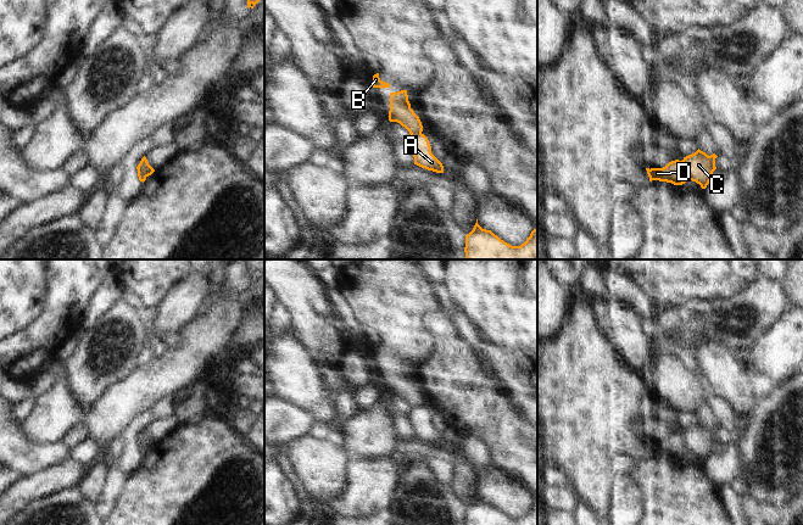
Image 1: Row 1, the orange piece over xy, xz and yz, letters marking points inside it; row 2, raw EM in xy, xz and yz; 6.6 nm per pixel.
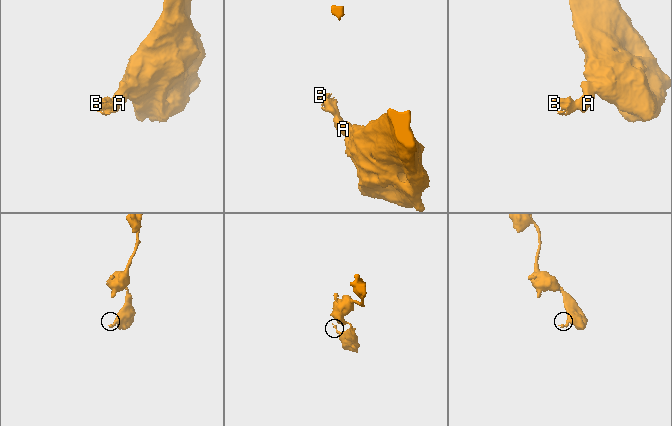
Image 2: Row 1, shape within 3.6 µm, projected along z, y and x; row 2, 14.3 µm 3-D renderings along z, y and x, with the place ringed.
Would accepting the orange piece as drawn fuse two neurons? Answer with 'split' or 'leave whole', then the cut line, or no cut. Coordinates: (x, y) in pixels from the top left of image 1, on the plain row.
split | yz (681, 434), (687, 451)

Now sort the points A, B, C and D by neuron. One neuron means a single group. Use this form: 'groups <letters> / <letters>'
groups A C / B D

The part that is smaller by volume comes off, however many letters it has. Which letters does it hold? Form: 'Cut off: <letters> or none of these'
Cut off: B, D

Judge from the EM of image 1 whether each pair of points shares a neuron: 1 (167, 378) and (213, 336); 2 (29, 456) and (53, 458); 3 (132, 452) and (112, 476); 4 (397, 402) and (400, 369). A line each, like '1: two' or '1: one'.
1: one
2: one
3: two
4: two

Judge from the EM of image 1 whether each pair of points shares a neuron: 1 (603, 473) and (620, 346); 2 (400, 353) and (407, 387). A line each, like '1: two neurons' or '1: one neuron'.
1: one neuron
2: one neuron

